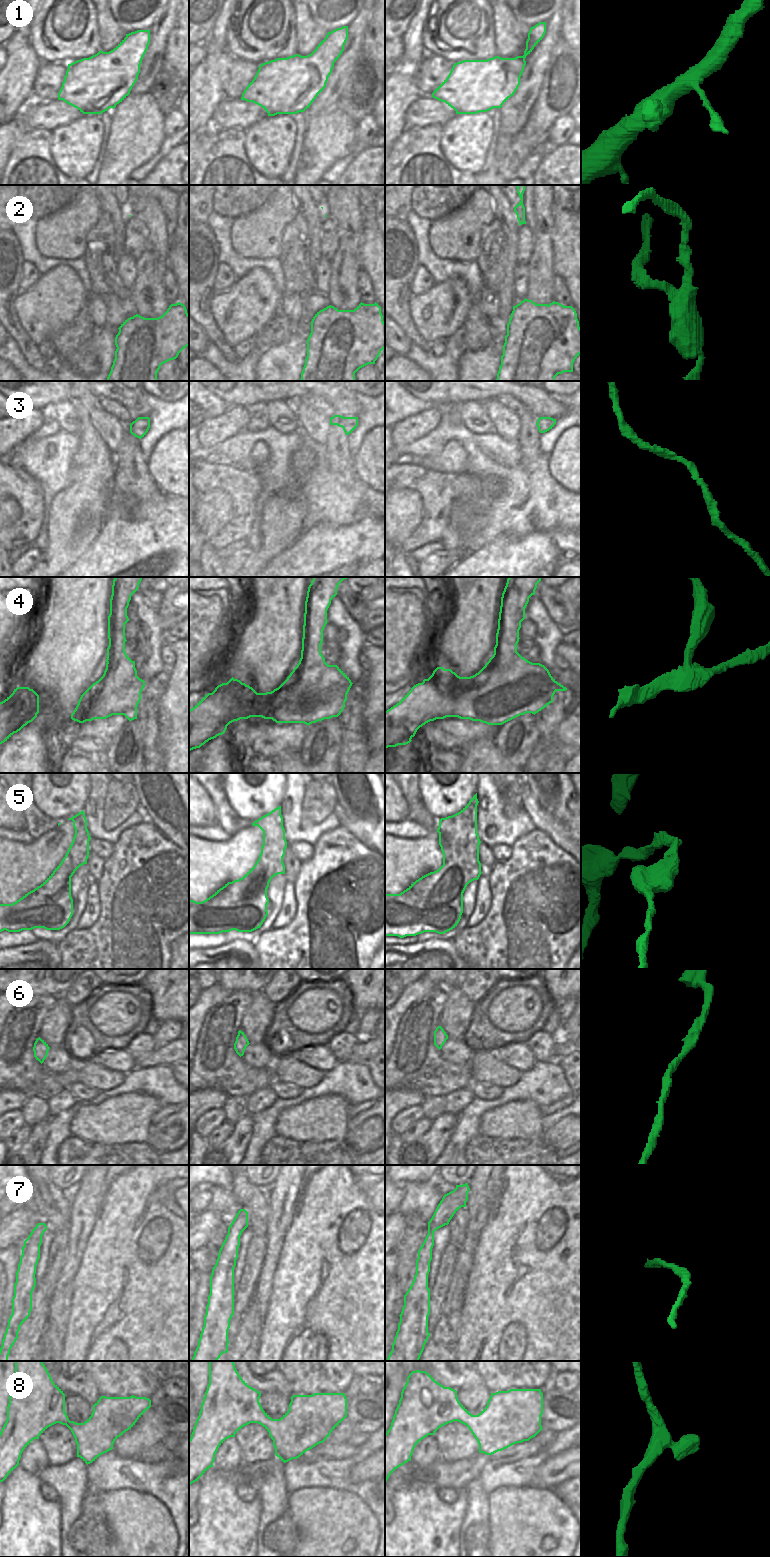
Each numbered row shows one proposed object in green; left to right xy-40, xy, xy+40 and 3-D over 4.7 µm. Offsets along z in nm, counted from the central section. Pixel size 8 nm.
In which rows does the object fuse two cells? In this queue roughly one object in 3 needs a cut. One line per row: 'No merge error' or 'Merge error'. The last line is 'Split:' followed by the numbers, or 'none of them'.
1: No merge error
2: Merge error
3: No merge error
4: Merge error
5: No merge error
6: No merge error
7: No merge error
8: No merge error
Split: 2, 4

